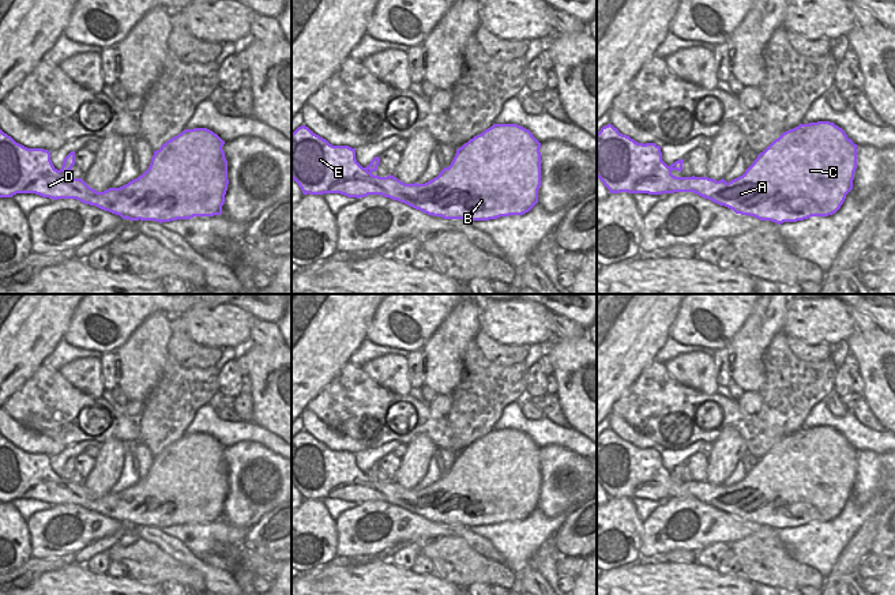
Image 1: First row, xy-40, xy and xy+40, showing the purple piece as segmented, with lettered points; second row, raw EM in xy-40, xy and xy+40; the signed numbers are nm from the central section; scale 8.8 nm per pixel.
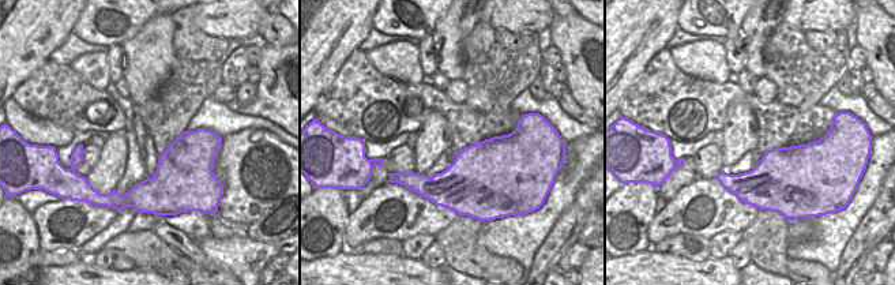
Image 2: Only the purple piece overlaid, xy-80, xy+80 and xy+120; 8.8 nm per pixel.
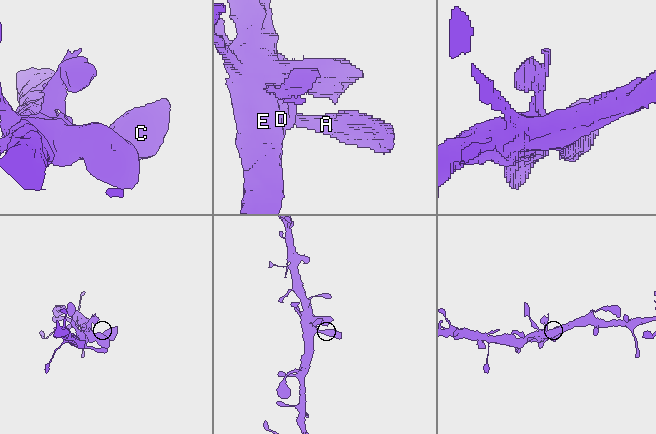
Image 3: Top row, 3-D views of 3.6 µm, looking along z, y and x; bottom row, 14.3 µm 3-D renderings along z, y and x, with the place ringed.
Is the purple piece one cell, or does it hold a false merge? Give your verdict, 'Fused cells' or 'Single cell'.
Single cell

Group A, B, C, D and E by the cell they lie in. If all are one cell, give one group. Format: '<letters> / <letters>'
A B C D E

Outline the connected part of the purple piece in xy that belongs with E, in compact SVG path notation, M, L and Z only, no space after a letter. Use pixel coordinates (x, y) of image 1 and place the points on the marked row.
M493 124L459 147L451 165L444 167L437 177L425 184L405 184L391 174L387 177L372 174L380 163L379 157L375 157L366 167L362 167L356 159L356 148L332 146L326 139L313 133L308 127L301 125L292 133L292 178L298 184L304 195L341 193L357 199L368 195L381 195L428 215L441 216L444 219L463 219L469 223L471 221L523 215L538 203L538 189L541 187L539 148L541 143L529 129L518 124Z

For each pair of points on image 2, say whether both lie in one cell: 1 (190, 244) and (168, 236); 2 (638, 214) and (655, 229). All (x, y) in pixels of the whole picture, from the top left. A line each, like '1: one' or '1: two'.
1: one
2: two

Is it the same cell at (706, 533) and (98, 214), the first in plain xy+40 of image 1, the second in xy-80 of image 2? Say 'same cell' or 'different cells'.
same cell

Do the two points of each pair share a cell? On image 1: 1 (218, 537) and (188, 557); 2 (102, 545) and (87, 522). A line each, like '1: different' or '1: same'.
1: different
2: different

